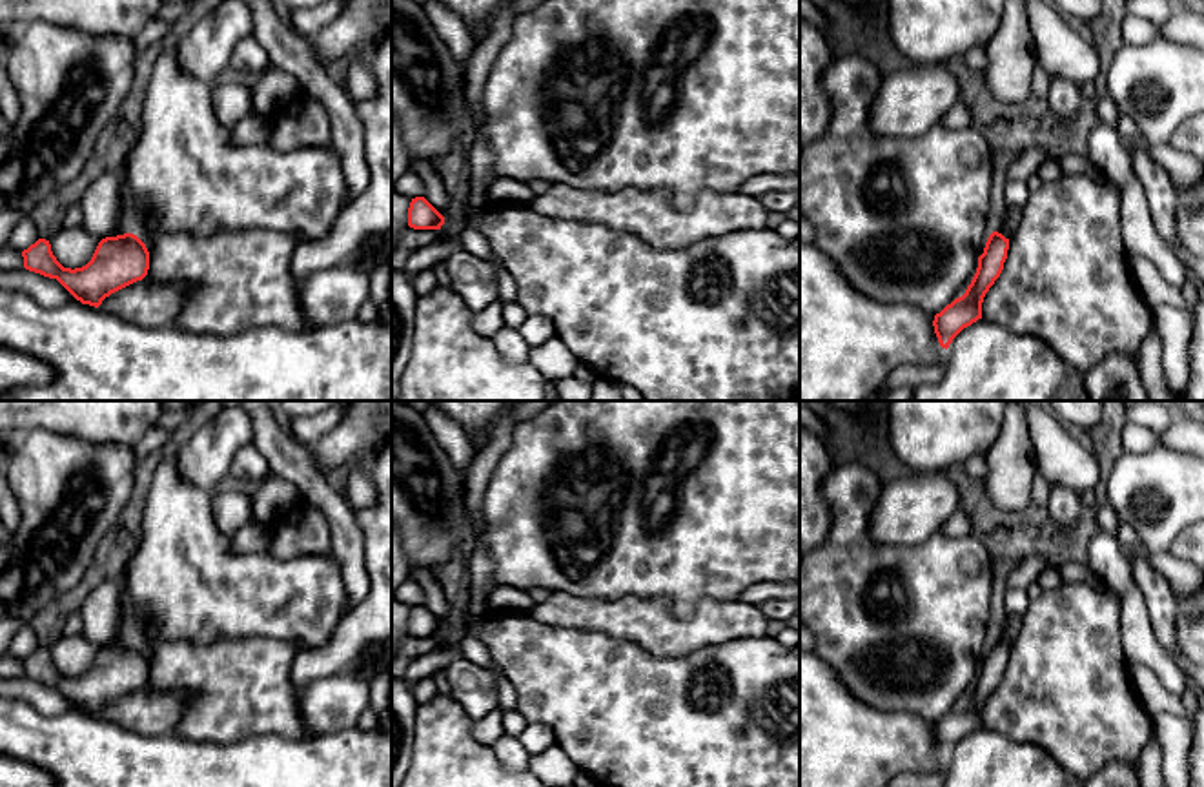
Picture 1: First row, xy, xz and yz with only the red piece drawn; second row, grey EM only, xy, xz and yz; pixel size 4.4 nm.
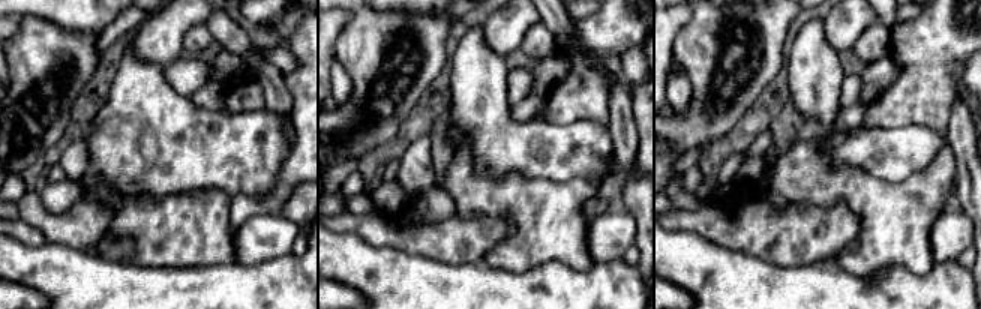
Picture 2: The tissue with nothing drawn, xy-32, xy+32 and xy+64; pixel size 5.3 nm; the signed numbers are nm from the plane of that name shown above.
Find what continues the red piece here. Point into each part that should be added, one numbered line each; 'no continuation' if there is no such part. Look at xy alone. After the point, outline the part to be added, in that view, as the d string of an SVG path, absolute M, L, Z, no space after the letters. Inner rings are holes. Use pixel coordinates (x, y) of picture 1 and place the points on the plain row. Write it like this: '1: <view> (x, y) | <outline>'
no continuation

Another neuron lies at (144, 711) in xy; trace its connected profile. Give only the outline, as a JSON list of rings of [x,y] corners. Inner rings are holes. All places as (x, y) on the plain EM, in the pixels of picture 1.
[[[144,685],[102,709],[97,716],[137,734],[175,734],[184,714],[184,700],[175,690]]]

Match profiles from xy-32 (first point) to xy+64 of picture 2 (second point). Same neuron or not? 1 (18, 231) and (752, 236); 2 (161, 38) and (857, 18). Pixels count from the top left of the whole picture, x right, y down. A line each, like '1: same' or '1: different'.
1: same
2: same

